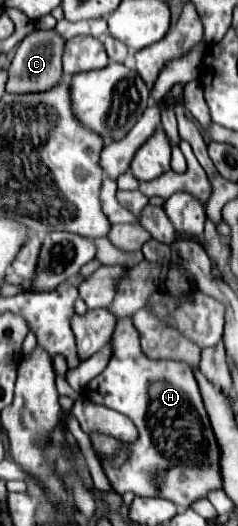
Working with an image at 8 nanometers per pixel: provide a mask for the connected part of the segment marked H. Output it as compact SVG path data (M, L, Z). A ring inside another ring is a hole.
M130 319L118 321L112 339L114 339L114 351L112 351L110 363L108 363L108 367L88 385L86 393L88 393L88 399L90 399L90 401L102 403L102 405L106 405L106 407L110 407L110 409L114 409L114 411L118 411L118 413L130 417L132 423L134 423L136 429L138 429L138 441L130 445L130 449L132 449L132 459L130 459L130 463L126 463L126 467L120 467L118 471L110 469L110 467L104 467L104 471L106 471L106 475L108 475L112 487L116 489L116 493L128 493L128 491L132 491L134 495L164 497L164 499L174 501L174 503L180 505L180 507L190 507L194 501L206 499L210 491L222 489L222 473L220 473L220 455L222 455L222 451L220 451L220 445L218 445L218 441L216 441L216 437L214 437L212 423L210 423L210 417L208 417L208 413L206 413L206 407L204 407L204 401L202 401L202 393L200 393L200 389L198 389L198 381L196 381L192 369L190 369L186 363L182 363L182 361L170 361L170 359L158 359L158 361L154 361L154 359L148 359L148 357L142 353L142 349L140 349L140 337L138 337L138 331L134 329L134 325L132 325Z

